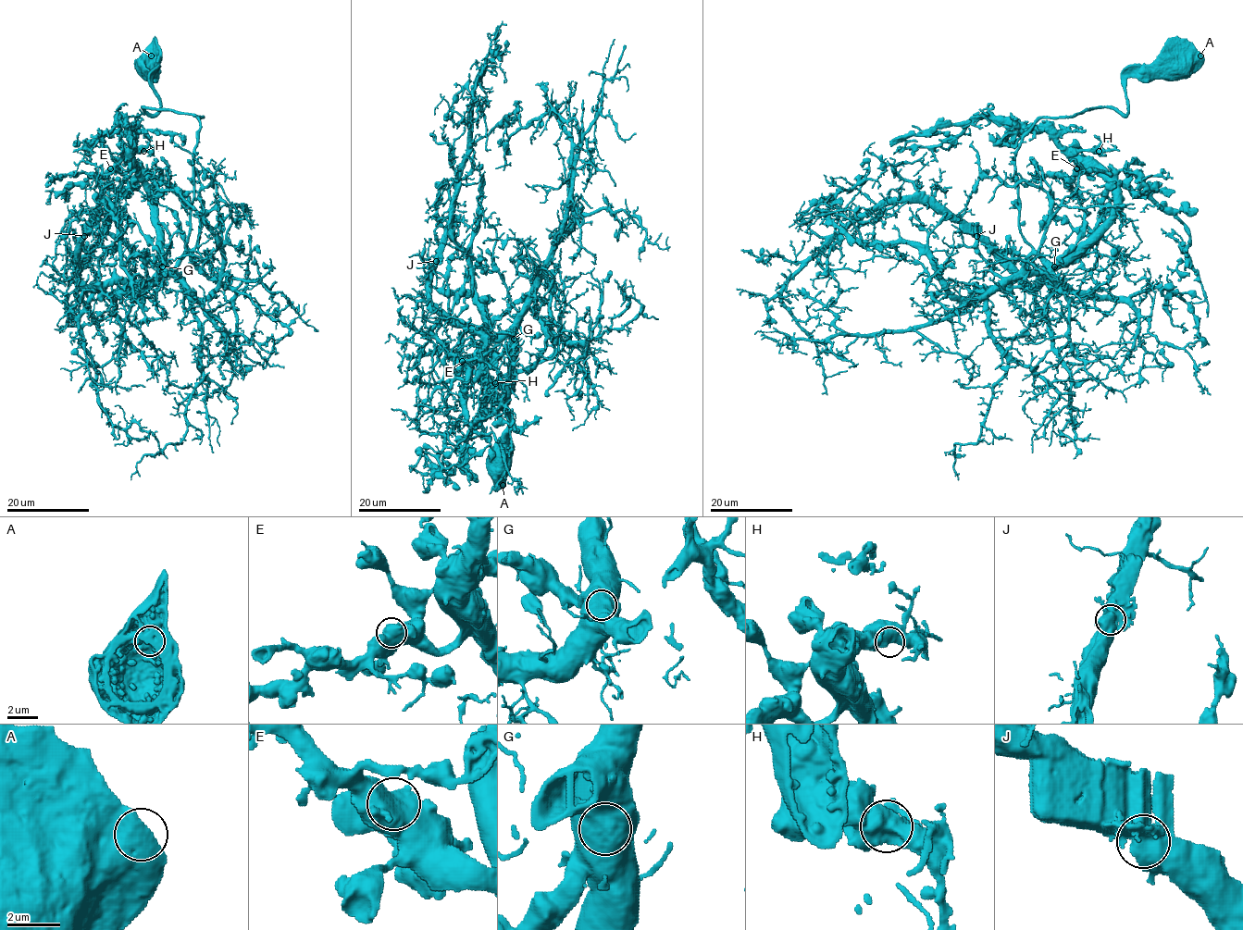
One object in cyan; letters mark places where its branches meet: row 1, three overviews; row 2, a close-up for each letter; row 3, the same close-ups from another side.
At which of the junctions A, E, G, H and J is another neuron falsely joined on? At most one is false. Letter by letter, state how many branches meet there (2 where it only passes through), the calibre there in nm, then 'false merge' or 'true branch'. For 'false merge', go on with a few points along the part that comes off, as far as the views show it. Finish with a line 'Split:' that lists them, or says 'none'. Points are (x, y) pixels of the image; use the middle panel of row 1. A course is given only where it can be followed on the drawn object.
A: 1 branches meet; 1050 nm thick; true branch
E: 1 branches meet; 1150 nm thick; true branch
G: 1 branches meet; 1300 nm thick; true branch
H: 1 branches meet; 1100 nm thick; true branch
J: 1 branches meet; 1150 nm thick; true branch
Split: none

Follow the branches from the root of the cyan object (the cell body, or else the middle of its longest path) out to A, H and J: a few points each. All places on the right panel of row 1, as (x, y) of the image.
A: (1182, 61), (1195, 60), (1200, 55)
H: (1182, 61), (1128, 77), (1126, 114), (1023, 138), (1029, 270), (1111, 215), (1077, 153), (1099, 151)
J: (1182, 61), (1128, 77), (1126, 114), (1040, 118), (1023, 138), (1025, 266), (1050, 281), (1026, 286), (976, 235)

